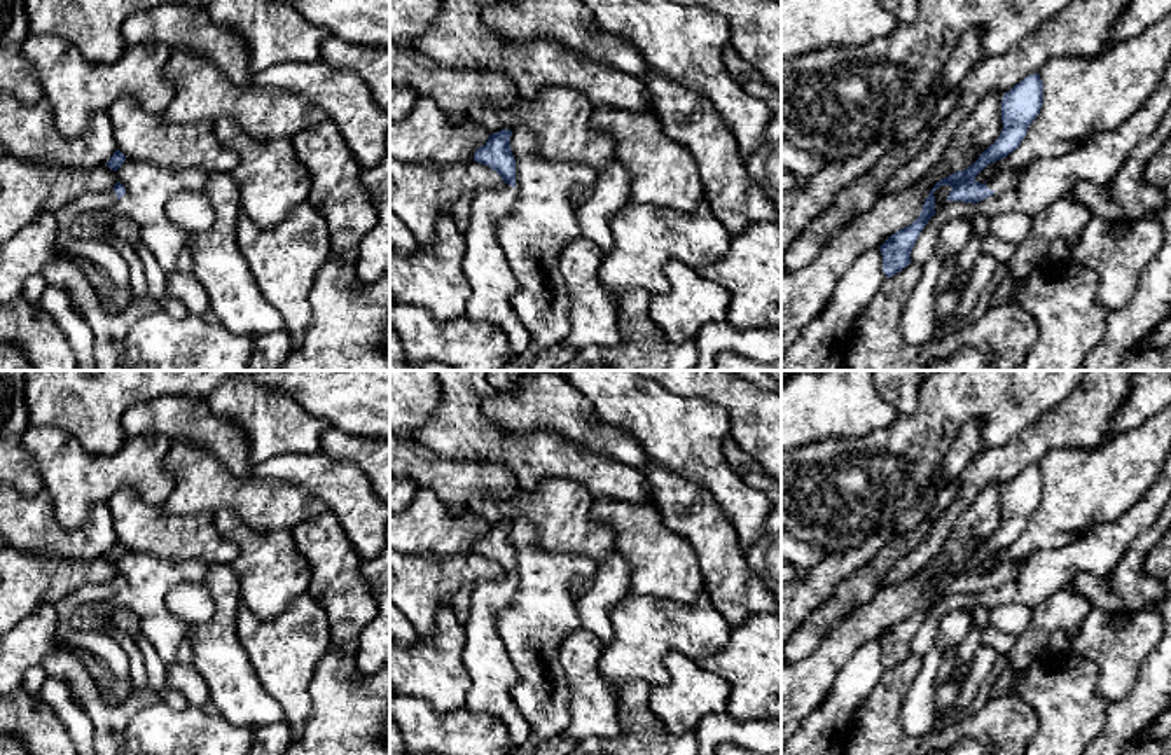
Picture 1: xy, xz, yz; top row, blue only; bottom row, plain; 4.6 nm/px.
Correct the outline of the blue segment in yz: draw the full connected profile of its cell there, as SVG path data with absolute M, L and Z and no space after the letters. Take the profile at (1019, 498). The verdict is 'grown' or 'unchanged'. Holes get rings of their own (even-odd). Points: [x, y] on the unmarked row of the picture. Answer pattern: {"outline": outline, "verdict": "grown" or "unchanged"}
{"outline": "M1038 465L1024 468L1001 489L1001 514L1003 521L998 531L989 537L979 551L963 563L956 563L933 577L925 591L919 608L907 619L891 626L881 638L883 662L886 669L900 664L911 652L911 643L921 622L935 603L933 584L940 577L951 577L947 592L979 594L993 585L1010 580L1017 566L1007 559L994 565L987 573L980 575L975 568L991 554L996 554L1014 544L1024 531L1029 516L1040 505L1043 496L1043 474Z", "verdict": "grown"}

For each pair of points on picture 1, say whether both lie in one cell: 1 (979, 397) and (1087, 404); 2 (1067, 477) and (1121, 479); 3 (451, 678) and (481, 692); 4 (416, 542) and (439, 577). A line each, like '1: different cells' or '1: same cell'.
1: different cells
2: same cell
3: different cells
4: different cells

